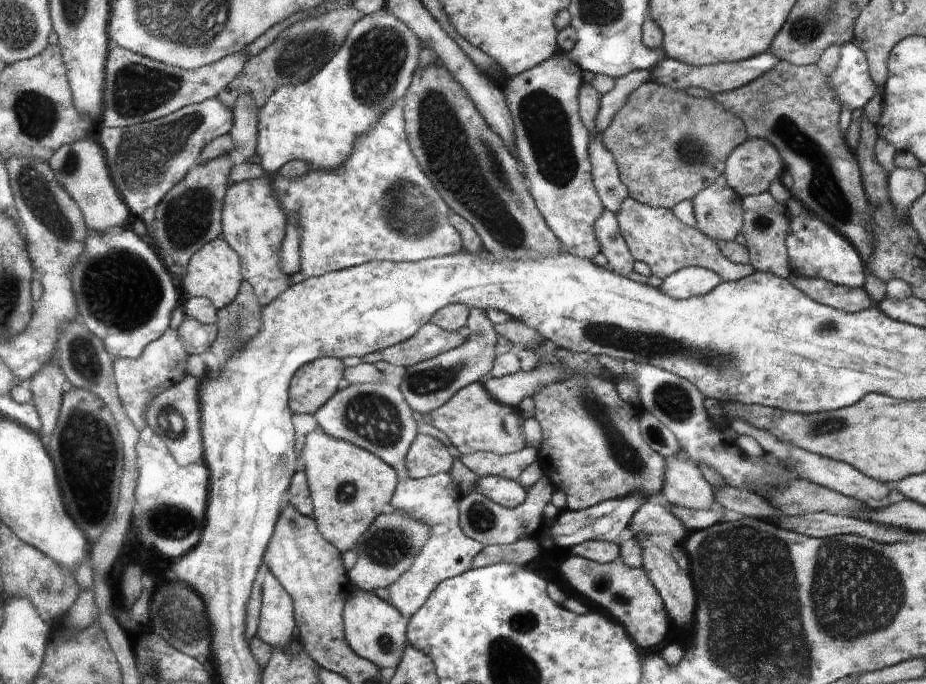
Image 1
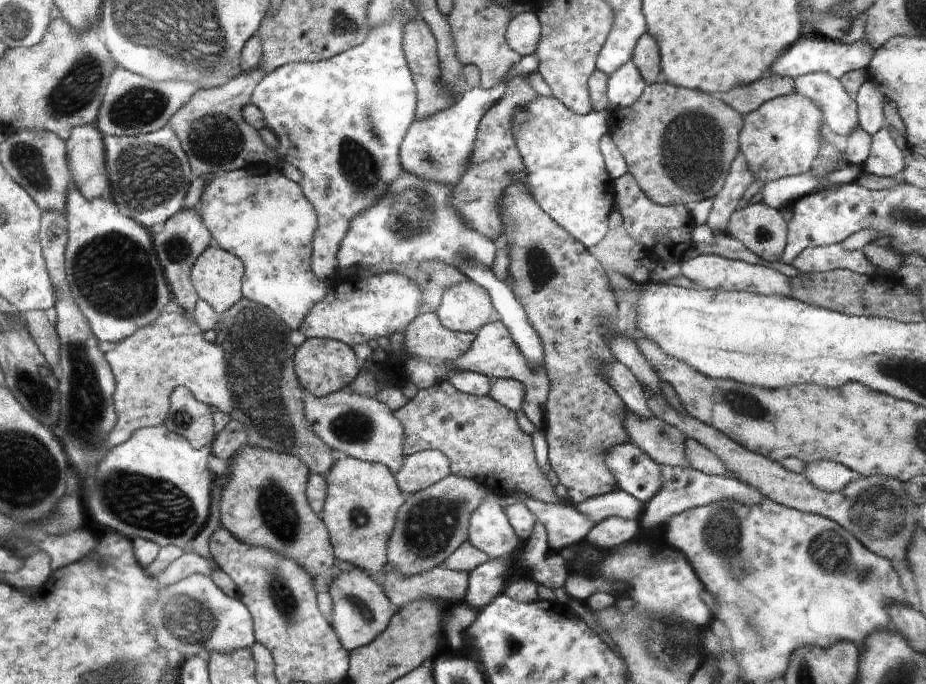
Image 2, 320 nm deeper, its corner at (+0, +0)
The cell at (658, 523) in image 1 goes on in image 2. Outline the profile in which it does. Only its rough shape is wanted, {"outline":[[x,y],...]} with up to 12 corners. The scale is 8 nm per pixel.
{"outline":[[512,494],[544,525],[551,552],[582,543],[595,523],[571,502],[552,504]]}

